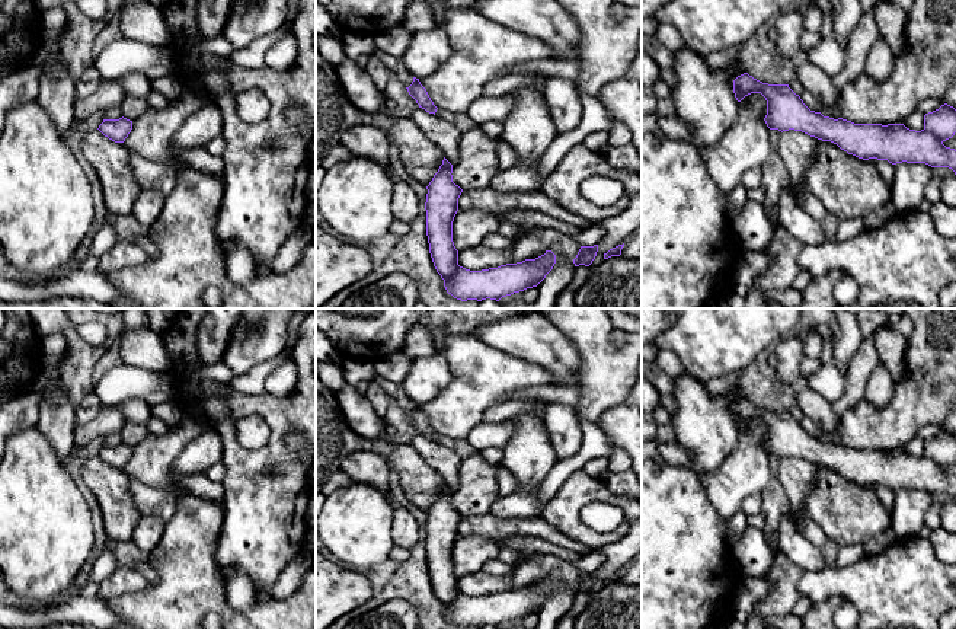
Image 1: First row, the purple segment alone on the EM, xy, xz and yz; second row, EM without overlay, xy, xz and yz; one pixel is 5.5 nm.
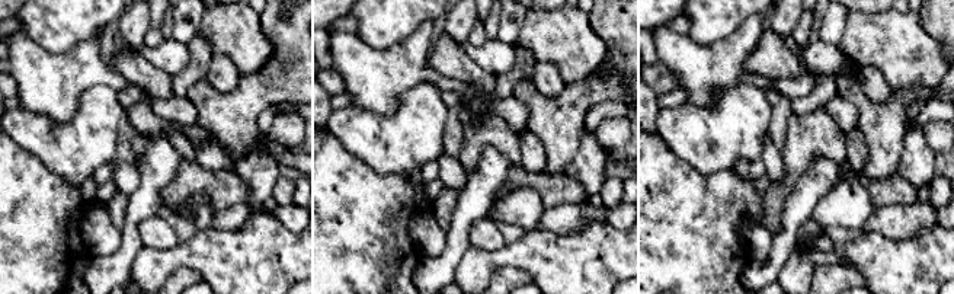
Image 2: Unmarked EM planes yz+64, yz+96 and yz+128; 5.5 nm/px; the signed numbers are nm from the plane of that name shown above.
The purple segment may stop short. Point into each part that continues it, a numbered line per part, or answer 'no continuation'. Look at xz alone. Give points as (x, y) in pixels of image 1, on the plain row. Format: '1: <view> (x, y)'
1: xz (478, 491)

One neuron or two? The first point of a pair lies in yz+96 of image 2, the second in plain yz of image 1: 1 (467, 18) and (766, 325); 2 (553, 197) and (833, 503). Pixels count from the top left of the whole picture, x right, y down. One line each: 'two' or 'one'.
1: two
2: one

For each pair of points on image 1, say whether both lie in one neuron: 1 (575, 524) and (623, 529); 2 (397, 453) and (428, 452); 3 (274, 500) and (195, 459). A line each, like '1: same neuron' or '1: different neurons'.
1: same neuron
2: different neurons
3: different neurons

